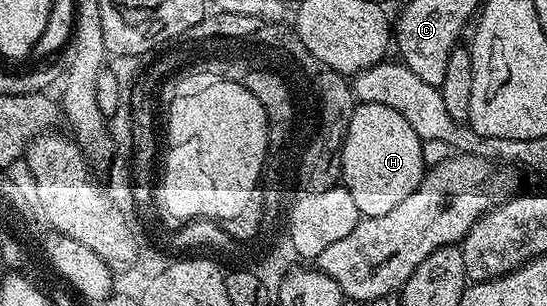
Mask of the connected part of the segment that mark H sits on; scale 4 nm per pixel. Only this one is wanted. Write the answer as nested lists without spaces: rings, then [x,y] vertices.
[[[359,102],[353,112],[353,120],[349,120],[347,135],[343,141],[343,177],[342,185],[346,186],[349,196],[357,203],[360,215],[365,218],[385,216],[392,208],[397,208],[401,200],[421,184],[425,173],[423,160],[423,139],[413,132],[409,120],[401,116],[401,112],[393,112],[393,108],[385,108],[385,104],[369,104]]]

